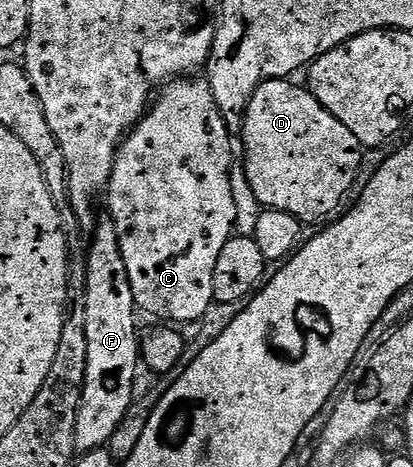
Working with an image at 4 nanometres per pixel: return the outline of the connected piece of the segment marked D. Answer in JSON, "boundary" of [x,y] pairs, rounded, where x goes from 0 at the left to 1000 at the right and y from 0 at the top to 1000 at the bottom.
{"boundary":[[[707,169],[639,171],[608,201],[608,218],[593,238],[584,263],[579,298],[593,315],[588,349],[598,390],[615,409],[617,424],[634,448],[663,445],[685,458],[705,458],[717,471],[777,471],[785,463],[804,465],[826,426],[867,392],[867,368],[879,358],[877,319],[864,306],[860,287],[821,261],[785,231],[753,199],[746,186],[707,180]]]}

